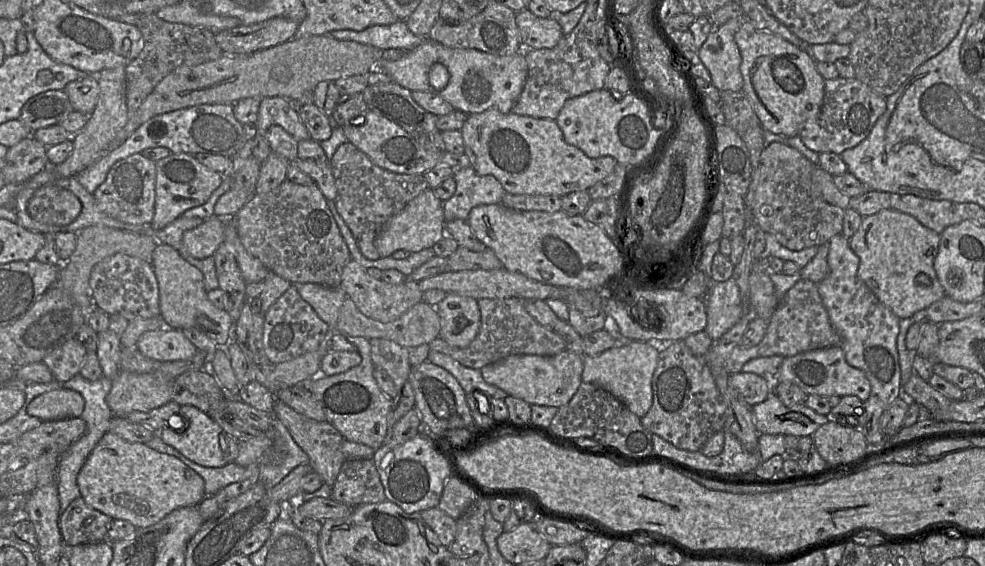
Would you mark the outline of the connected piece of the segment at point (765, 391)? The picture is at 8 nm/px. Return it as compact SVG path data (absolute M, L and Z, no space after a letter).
M754 373L732 374L729 376L729 385L736 391L738 398L750 406L763 402L773 391L768 379Z

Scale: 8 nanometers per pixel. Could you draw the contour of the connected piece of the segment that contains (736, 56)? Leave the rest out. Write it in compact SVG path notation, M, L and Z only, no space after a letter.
M744 15L715 27L697 51L710 73L712 84L720 91L743 90L741 55L735 42L735 33L746 19Z

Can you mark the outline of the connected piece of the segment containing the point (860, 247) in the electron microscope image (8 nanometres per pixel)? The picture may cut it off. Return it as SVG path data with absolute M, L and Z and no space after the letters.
M884 209L874 215L863 217L859 229L849 239L849 246L859 258L858 278L880 303L898 318L906 319L926 310L931 304L945 296L934 269L939 242L939 233L923 226L911 215L897 210Z

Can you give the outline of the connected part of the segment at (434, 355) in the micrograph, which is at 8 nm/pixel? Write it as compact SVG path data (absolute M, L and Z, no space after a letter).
M430 349L427 360L448 370L466 393L479 390L495 399L504 399L508 396L504 390L487 383L480 369L466 367L449 355Z

